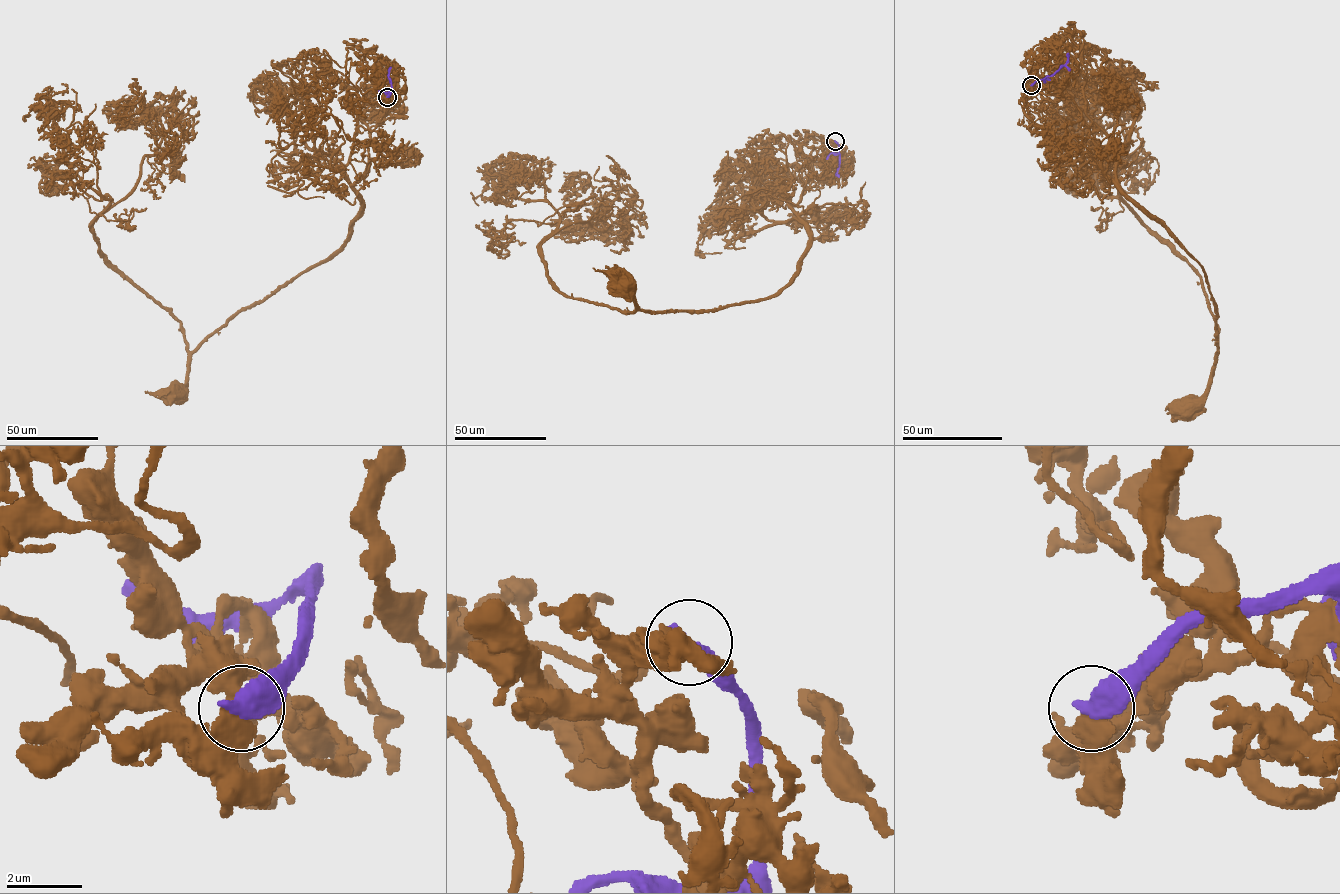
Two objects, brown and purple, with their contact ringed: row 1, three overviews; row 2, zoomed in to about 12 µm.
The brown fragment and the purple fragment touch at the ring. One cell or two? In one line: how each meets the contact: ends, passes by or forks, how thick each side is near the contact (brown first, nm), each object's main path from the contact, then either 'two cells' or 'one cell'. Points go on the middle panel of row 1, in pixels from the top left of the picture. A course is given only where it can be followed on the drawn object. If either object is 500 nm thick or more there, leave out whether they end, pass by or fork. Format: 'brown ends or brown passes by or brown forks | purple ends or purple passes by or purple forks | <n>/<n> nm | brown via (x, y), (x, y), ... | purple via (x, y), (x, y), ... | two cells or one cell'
600/600 nm | brown via (835, 141), (811, 152), (806, 190), (789, 205), (809, 246), (776, 293), (709, 310), (643, 311), (627, 286) | purple via (835, 141), (838, 146), (838, 175) | two cells

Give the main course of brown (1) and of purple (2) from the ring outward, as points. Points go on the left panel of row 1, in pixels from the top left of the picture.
1: (387, 96), (380, 82), (363, 94), (341, 171), (361, 203), (350, 237), (215, 330), (191, 354), (179, 396)
2: (387, 96), (391, 89), (390, 67)

